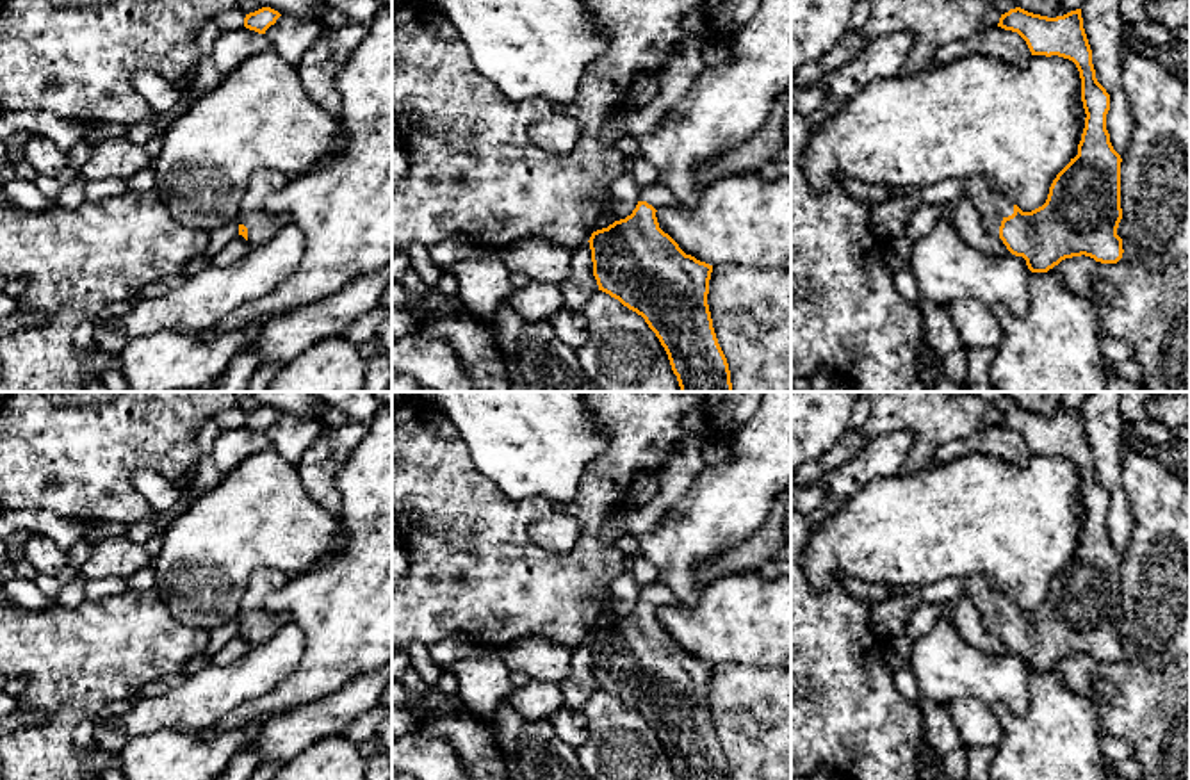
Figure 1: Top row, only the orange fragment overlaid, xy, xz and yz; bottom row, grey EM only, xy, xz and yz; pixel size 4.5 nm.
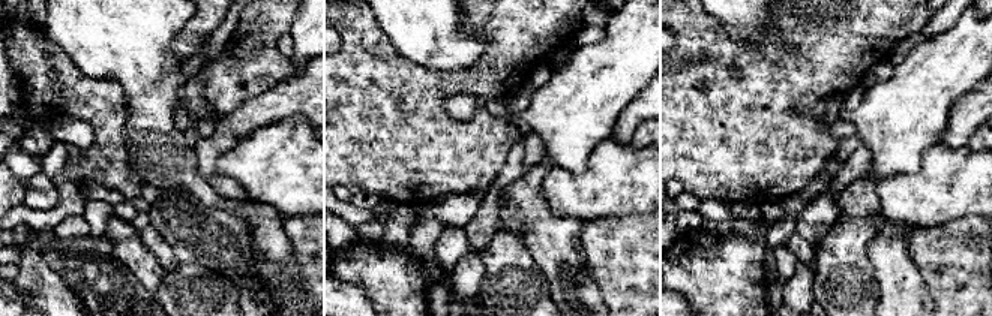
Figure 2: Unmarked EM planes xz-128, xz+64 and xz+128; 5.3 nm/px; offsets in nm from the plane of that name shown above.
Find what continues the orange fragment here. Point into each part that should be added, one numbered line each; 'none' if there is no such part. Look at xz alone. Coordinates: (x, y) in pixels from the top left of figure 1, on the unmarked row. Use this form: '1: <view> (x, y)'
1: xz (656, 593)

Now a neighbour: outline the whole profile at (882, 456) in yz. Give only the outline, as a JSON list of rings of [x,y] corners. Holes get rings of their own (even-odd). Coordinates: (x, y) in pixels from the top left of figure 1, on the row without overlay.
[[[892,431],[869,440],[852,459],[825,475],[821,484],[827,495],[844,502],[873,481],[898,475],[912,443],[910,431]]]

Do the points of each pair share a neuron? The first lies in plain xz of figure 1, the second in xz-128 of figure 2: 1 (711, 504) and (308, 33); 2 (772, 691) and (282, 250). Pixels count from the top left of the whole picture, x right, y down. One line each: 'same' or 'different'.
1: same
2: different

